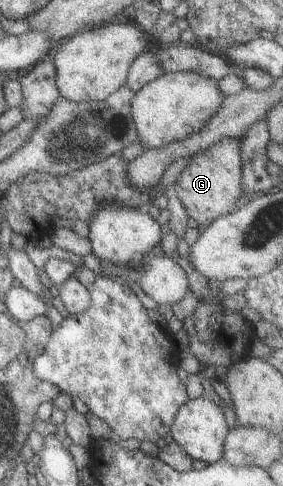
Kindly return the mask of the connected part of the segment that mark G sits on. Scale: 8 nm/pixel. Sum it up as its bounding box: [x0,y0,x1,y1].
[172,138,245,227]

